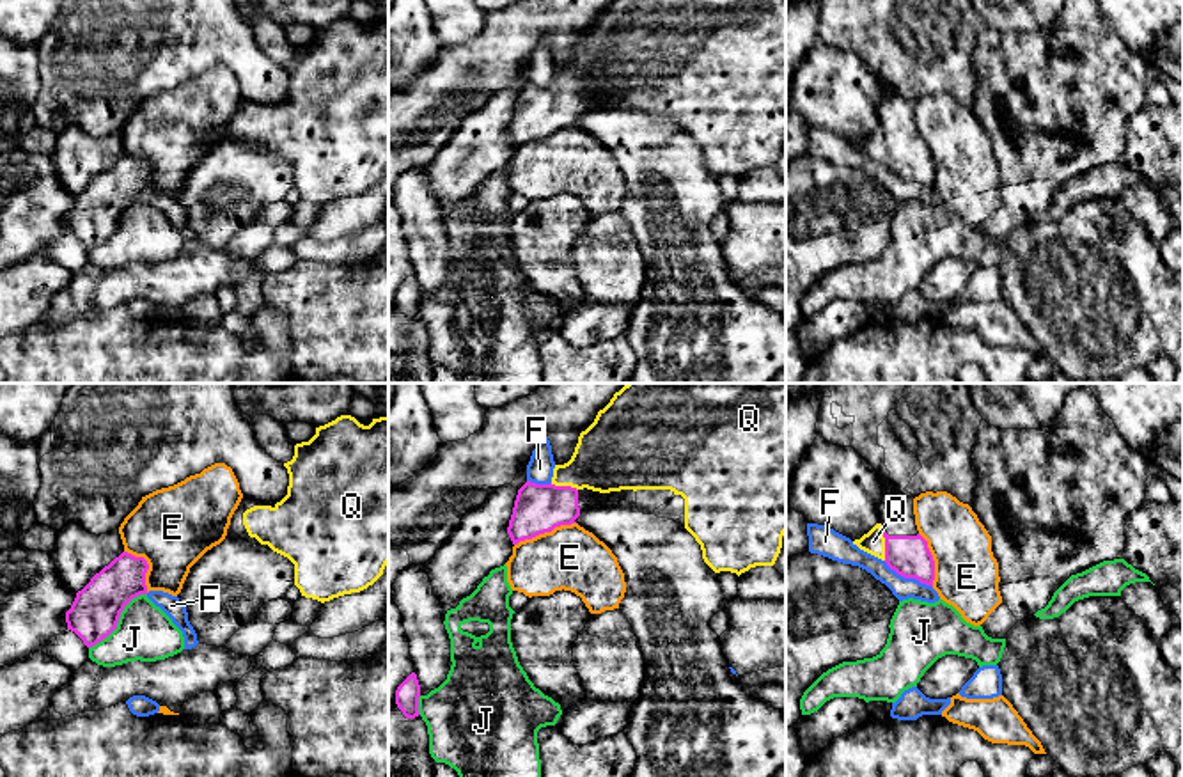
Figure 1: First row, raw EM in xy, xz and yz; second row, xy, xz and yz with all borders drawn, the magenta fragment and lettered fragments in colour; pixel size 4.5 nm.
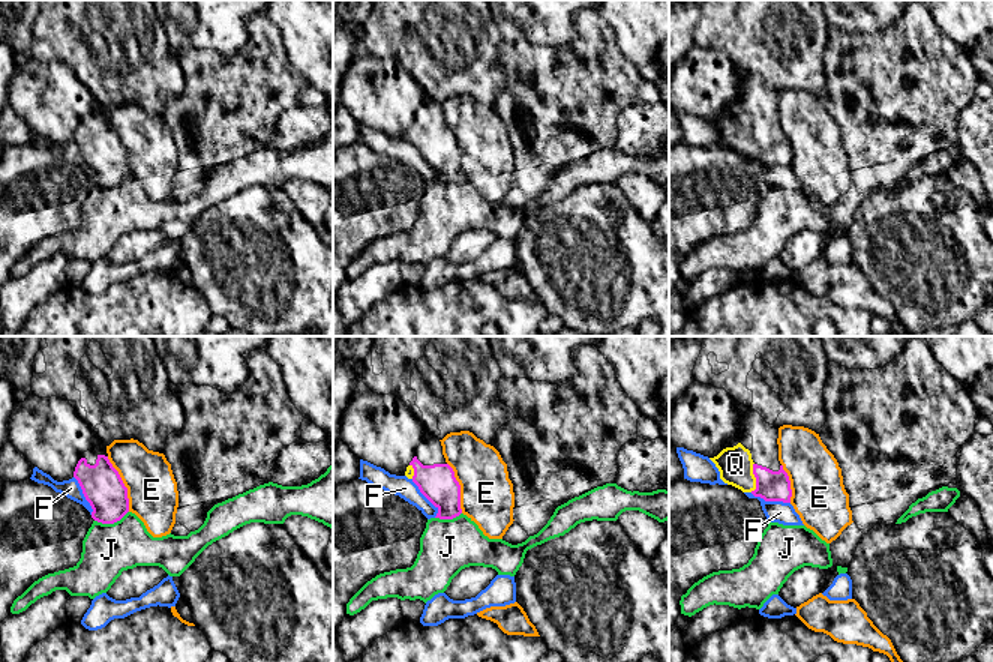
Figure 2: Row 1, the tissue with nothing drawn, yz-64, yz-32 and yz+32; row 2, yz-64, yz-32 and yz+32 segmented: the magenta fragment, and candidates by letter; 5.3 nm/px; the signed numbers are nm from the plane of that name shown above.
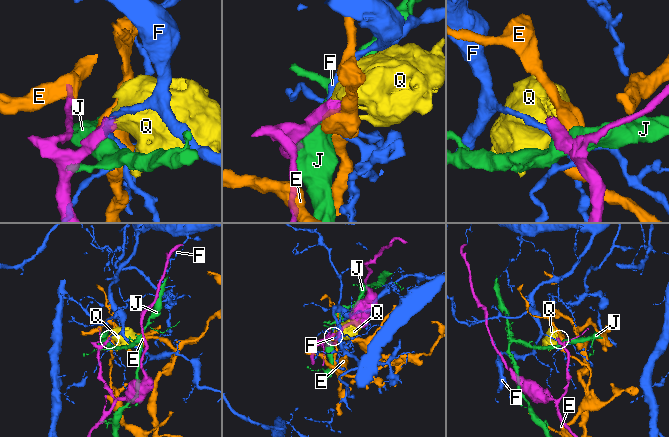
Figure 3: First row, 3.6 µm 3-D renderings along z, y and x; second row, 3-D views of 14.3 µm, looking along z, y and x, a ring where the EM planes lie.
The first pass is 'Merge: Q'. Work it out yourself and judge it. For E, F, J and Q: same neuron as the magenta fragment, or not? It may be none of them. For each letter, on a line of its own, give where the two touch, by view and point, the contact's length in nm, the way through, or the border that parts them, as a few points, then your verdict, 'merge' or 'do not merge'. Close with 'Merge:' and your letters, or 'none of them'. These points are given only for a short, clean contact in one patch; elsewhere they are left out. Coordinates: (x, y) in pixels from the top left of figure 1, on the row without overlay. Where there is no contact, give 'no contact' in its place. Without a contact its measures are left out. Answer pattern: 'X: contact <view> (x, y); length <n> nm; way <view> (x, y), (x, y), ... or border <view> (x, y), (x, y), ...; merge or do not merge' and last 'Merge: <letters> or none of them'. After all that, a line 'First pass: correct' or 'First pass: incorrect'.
E: contact xz (545, 133); length 300 nm; border xz (575, 125), (556, 128), (515, 148); do not merge
F: contact yz (908, 180); length 260 nm; border yz (884, 164), (898, 176), (914, 180), (932, 190); do not merge
J: contact xy (117, 222); length 360 nm; do not merge
Q: contact yz (885, 146); length 160 nm; way yz (908, 158), (885, 146), (873, 144); merge
Merge: Q
First pass: correct

